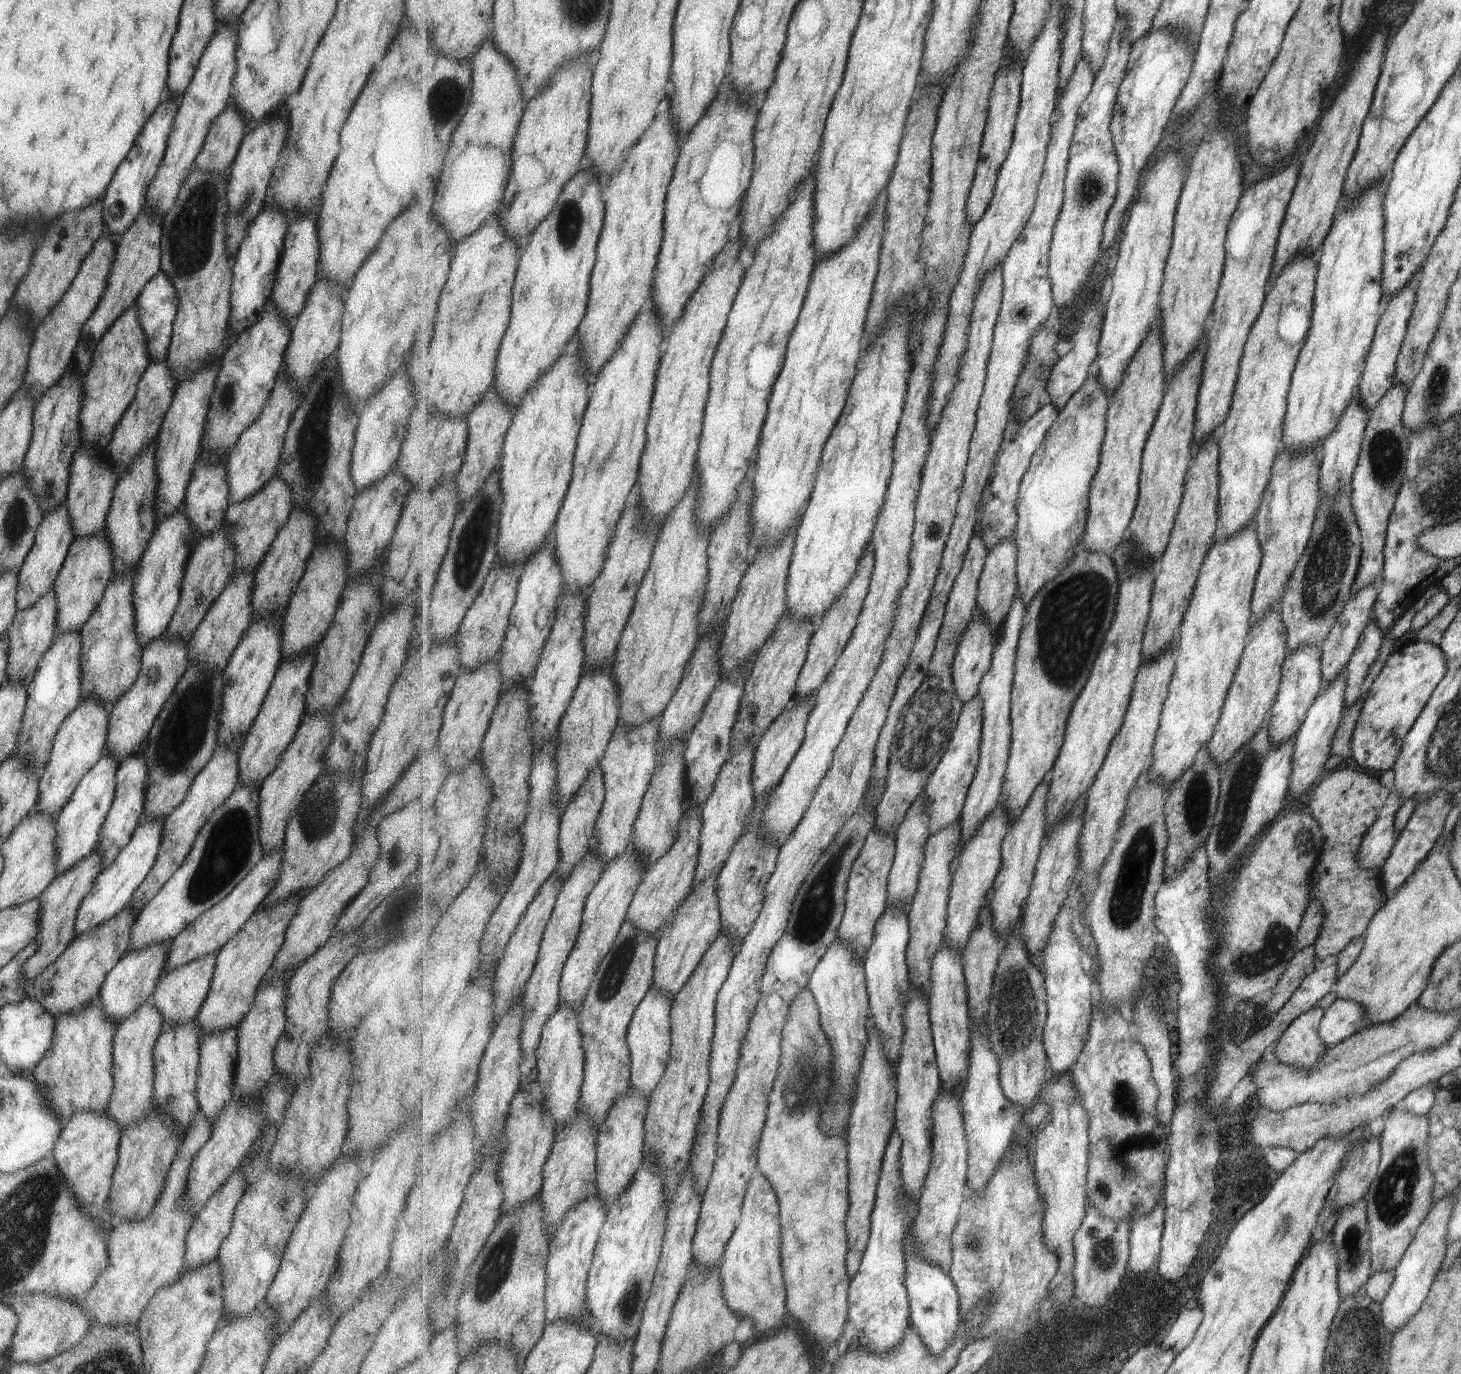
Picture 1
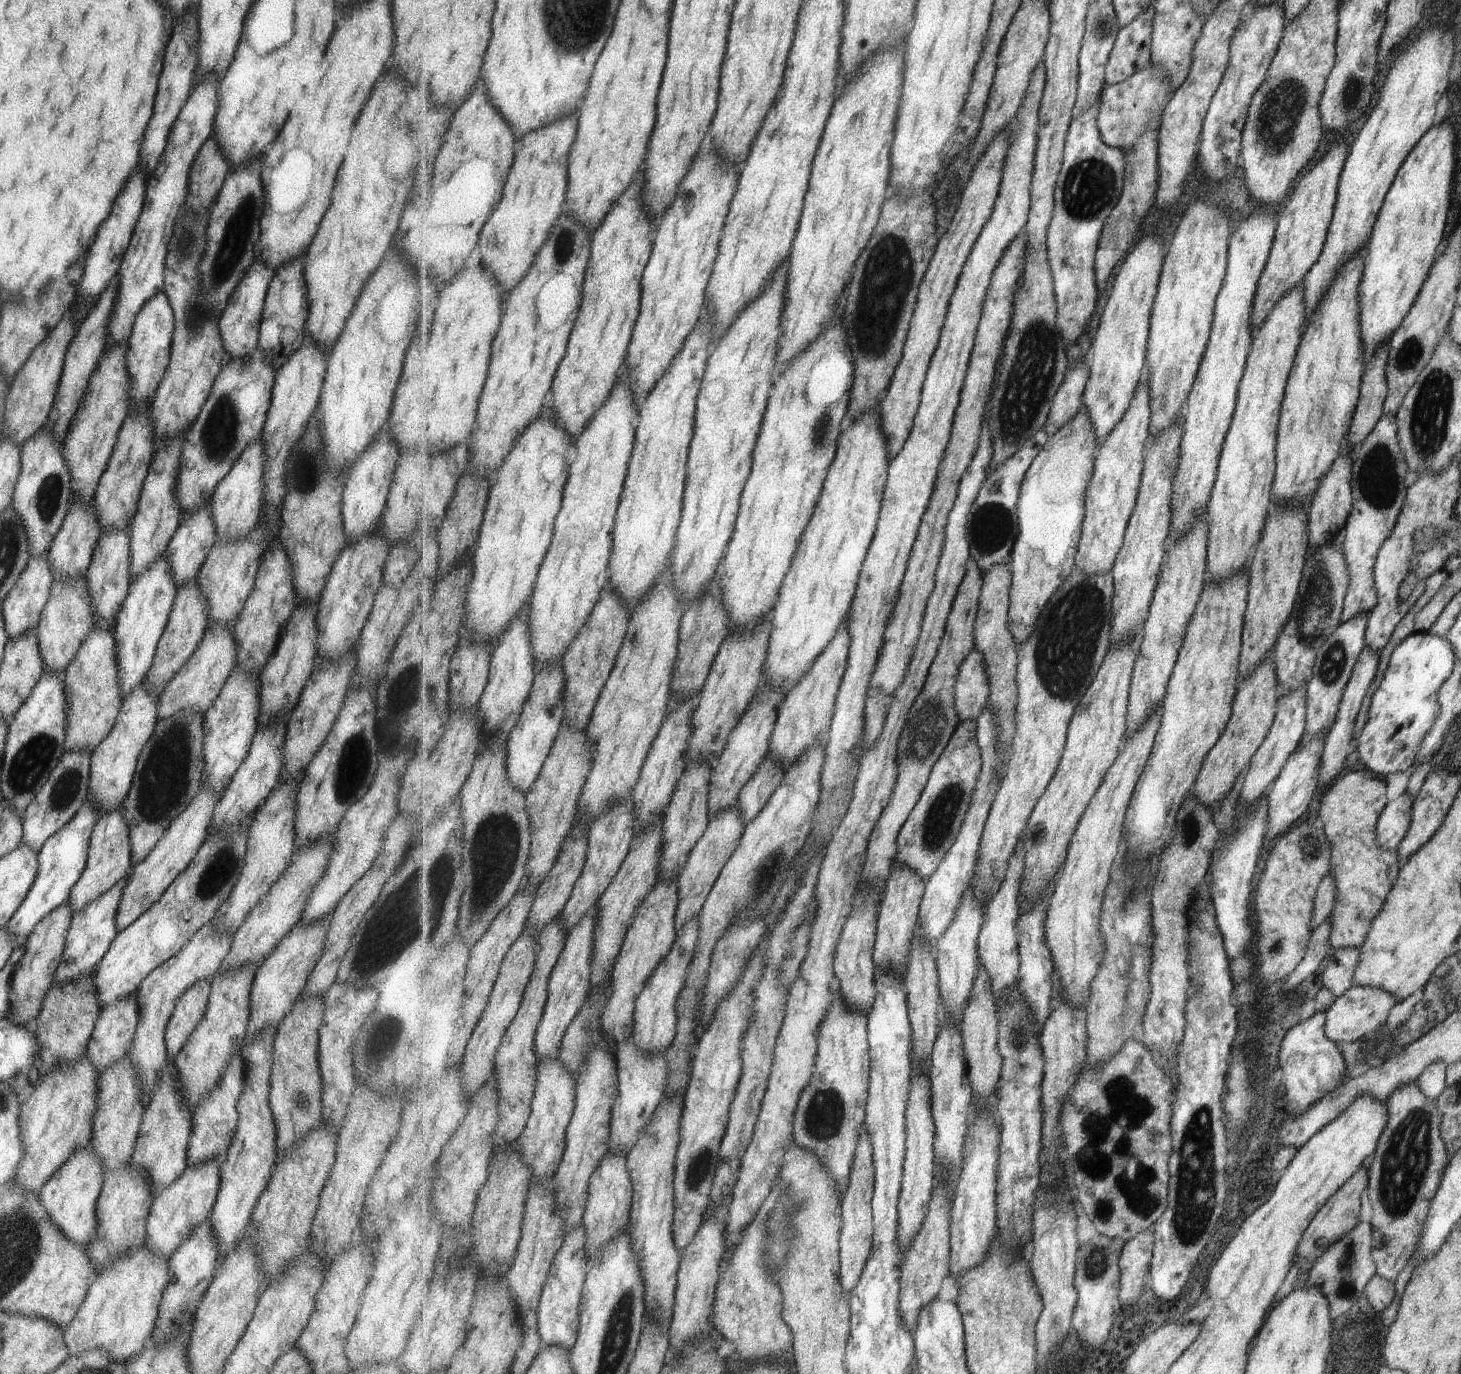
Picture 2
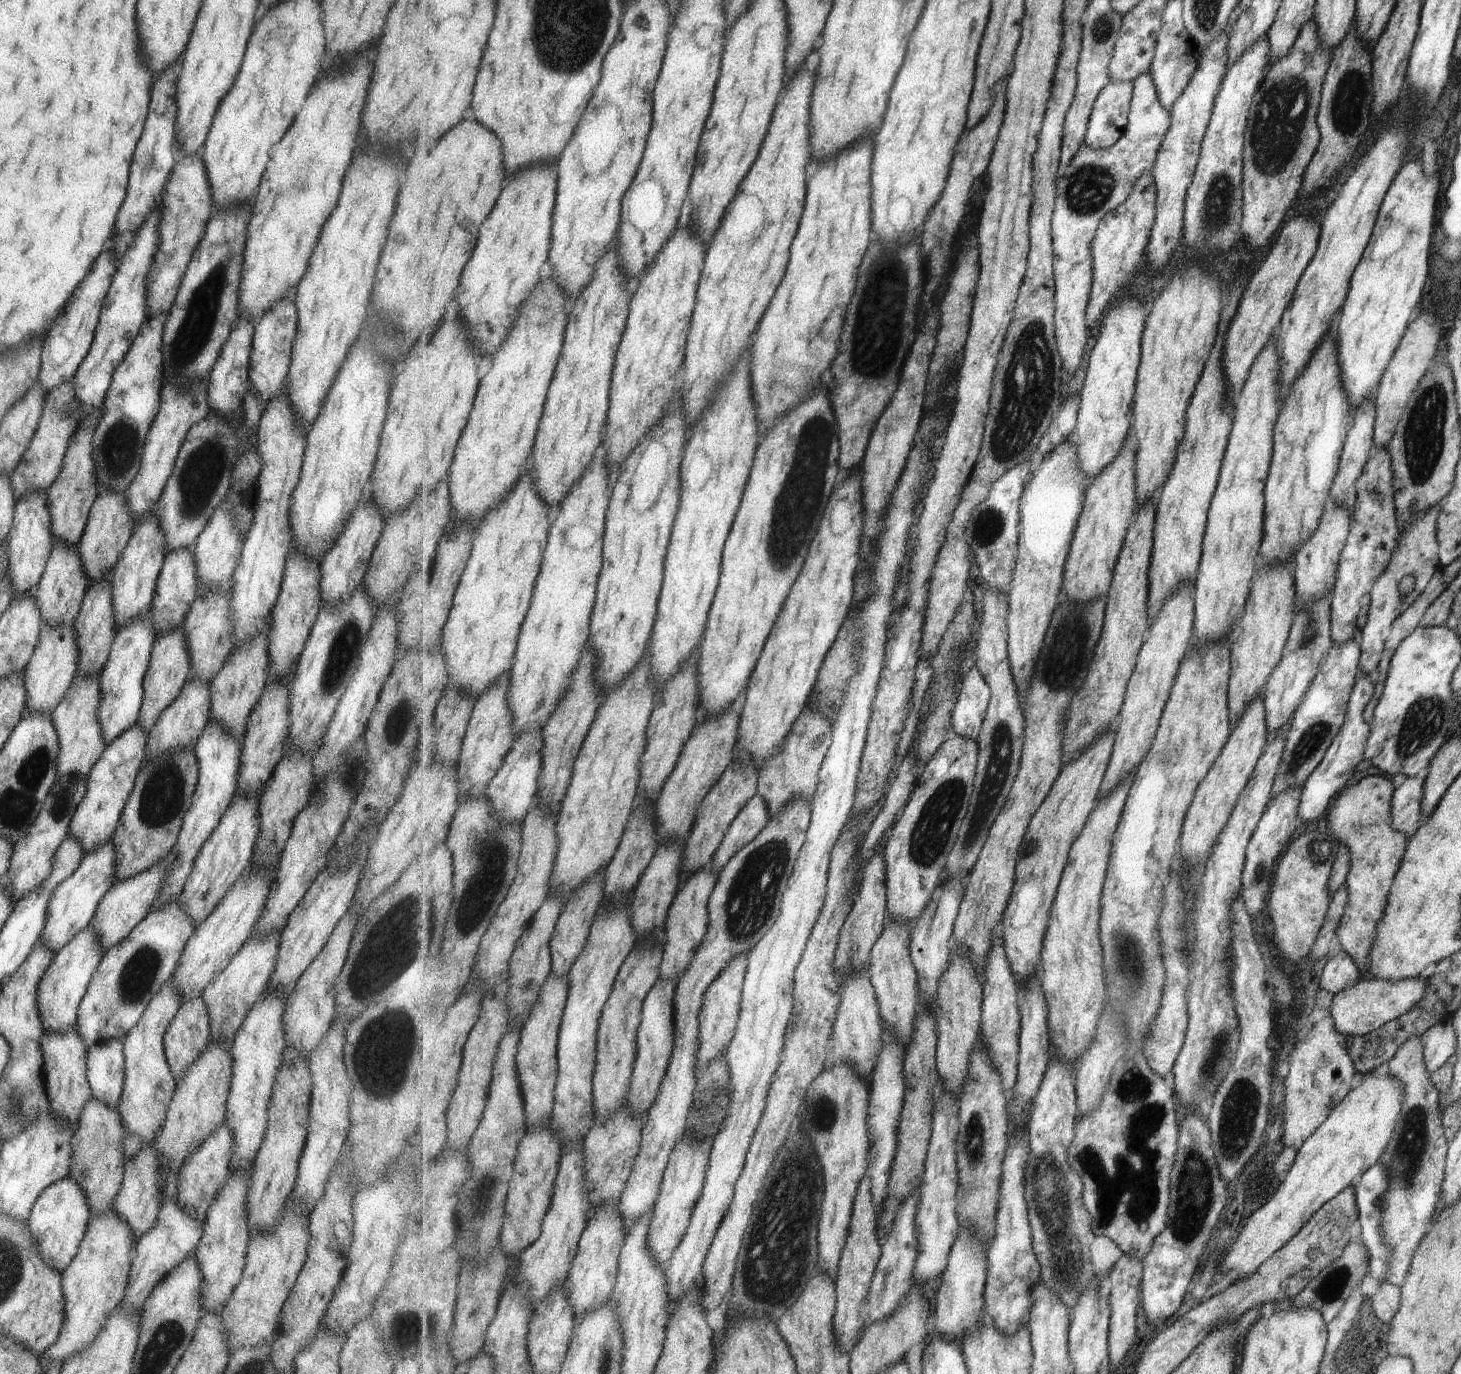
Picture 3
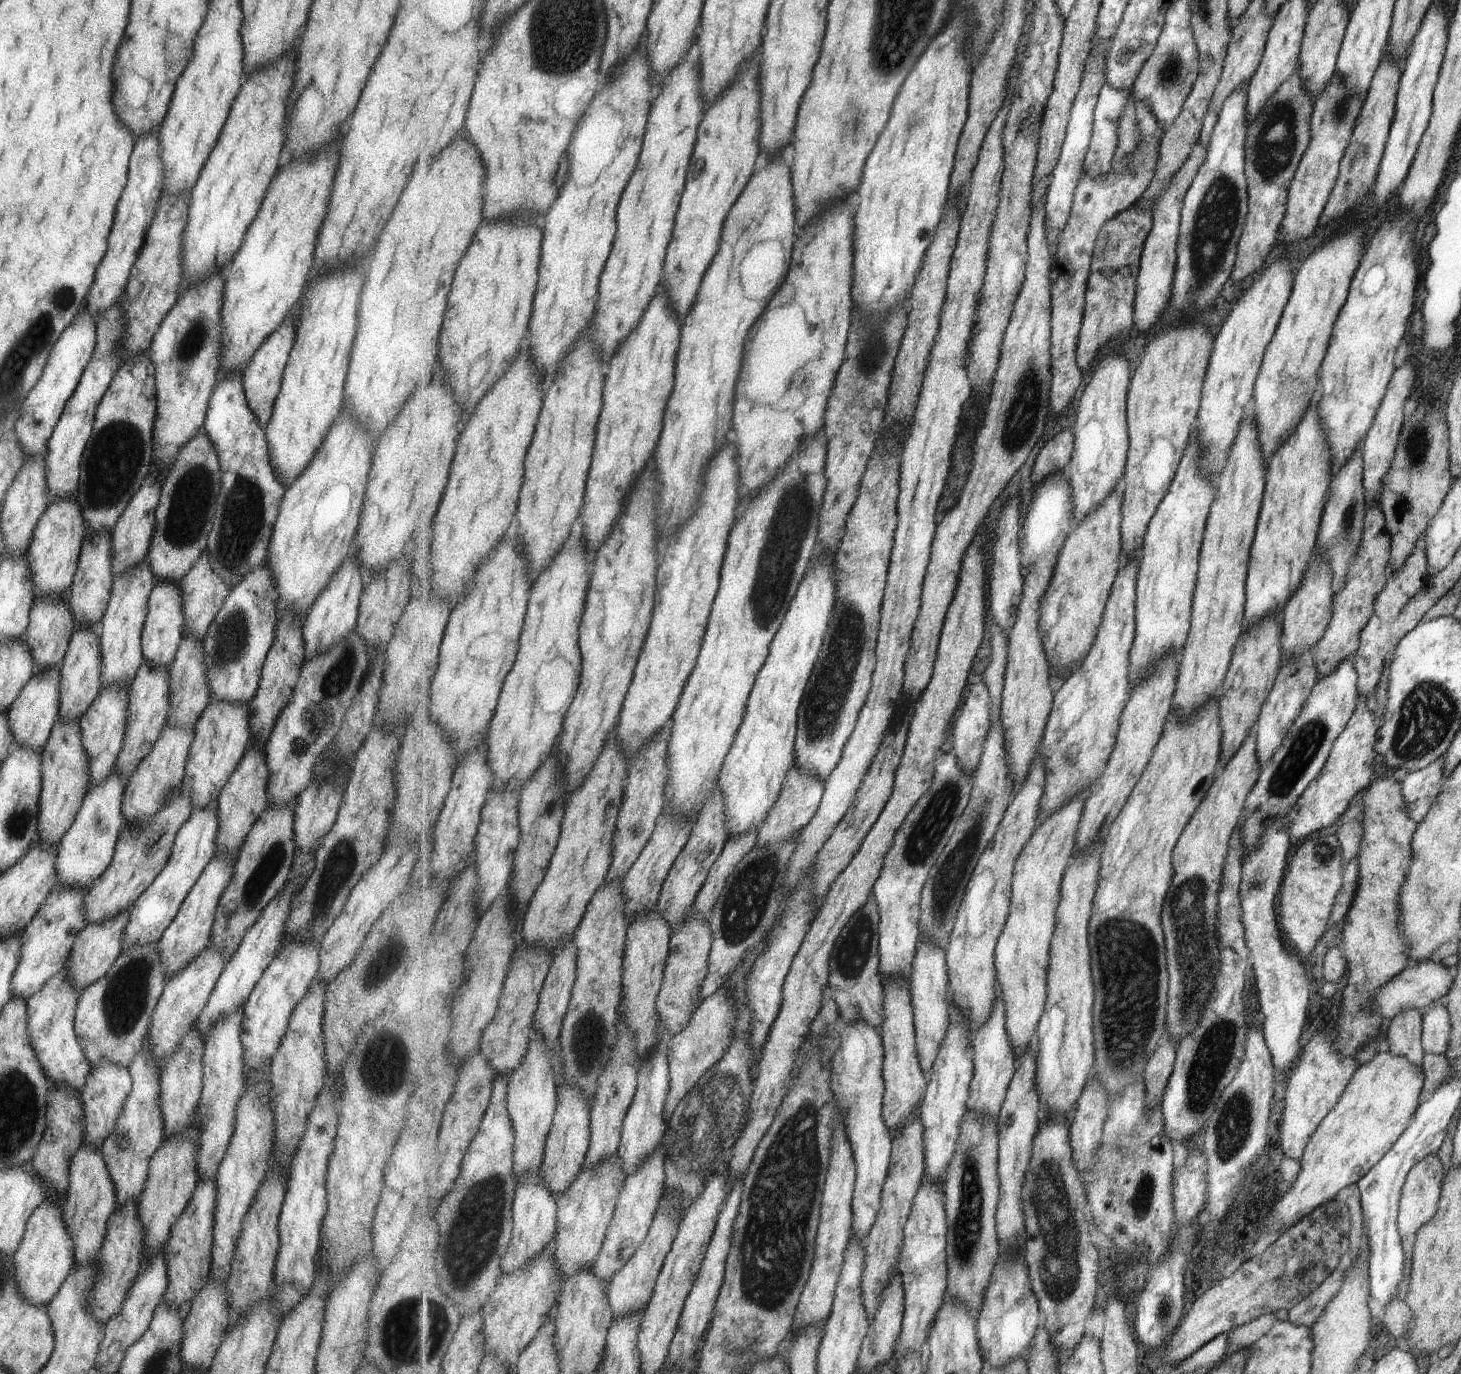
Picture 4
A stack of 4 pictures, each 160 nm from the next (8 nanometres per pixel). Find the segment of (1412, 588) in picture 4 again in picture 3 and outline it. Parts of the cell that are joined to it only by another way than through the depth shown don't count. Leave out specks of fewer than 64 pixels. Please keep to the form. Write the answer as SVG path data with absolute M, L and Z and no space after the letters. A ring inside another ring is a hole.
M1437 504L1426 513L1418 513L1412 516L1410 524L1405 529L1402 528L1397 538L1397 544L1390 554L1390 561L1374 580L1368 592L1370 601L1366 621L1357 638L1360 650L1358 670L1363 675L1374 676L1391 623L1421 594L1433 573L1441 568L1438 561L1438 546L1435 536L1436 516L1439 511L1440 507ZM1404 576L1413 578L1413 590L1402 595L1397 590L1397 584Z

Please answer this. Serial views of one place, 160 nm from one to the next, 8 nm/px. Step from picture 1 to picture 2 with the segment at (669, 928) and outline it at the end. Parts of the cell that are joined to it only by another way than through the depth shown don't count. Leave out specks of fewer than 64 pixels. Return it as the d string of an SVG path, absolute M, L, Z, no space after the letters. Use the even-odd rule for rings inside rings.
M700 914L688 924L683 924L683 930L678 934L671 952L667 954L667 958L663 958L663 962L657 966L657 970L651 974L645 988L637 996L634 1015L636 1027L632 1036L636 1037L637 1044L641 1044L641 1048L645 1048L645 1052L663 1052L672 1046L673 1040L676 1040L677 1022L680 1019L677 1014L677 1002L681 992L685 990L685 984L688 983L693 958L697 956L697 947L700 946Z

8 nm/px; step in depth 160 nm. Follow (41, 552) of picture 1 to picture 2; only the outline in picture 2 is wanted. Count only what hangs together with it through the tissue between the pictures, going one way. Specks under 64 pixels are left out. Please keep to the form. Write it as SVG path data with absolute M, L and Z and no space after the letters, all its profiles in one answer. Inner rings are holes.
M46 554L29 557L14 587L2 600L1 617L7 637L19 636L23 630L37 624L52 583Z

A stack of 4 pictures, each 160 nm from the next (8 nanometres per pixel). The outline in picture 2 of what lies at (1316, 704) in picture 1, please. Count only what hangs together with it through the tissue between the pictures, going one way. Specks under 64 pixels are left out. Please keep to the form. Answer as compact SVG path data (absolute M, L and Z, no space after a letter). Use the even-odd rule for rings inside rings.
M1317 732L1315 736L1303 740L1295 748L1289 758L1285 760L1283 768L1279 772L1277 778L1267 791L1268 801L1268 828L1266 830L1265 841L1270 841L1277 835L1281 835L1283 831L1289 830L1289 826L1297 820L1307 807L1313 792L1317 789L1317 774L1319 774L1319 760L1321 760L1321 752L1323 752L1323 742L1328 732Z

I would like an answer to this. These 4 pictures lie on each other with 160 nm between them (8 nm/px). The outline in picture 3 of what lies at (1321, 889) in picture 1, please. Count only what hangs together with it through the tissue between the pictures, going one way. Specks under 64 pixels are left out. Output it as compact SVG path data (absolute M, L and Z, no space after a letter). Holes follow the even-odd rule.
M1364 773L1361 779L1350 782L1342 788L1335 800L1330 802L1327 811L1327 830L1329 830L1329 834L1336 840L1337 844L1345 845L1350 856L1348 873L1344 882L1348 892L1347 902L1337 923L1335 934L1341 945L1341 951L1345 951L1357 967L1359 979L1368 978L1368 956L1376 933L1376 926L1383 916L1386 896L1394 874L1400 865L1407 842L1406 836L1402 835L1402 832L1394 831L1390 825L1389 802L1393 789L1390 779L1384 778L1380 773L1375 775Z

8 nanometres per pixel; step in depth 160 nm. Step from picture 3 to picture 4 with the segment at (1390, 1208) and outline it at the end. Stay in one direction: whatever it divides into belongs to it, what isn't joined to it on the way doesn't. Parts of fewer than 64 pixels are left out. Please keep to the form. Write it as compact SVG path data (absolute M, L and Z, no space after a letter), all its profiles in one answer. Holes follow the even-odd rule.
M1416 1008L1401 1009L1390 1018L1385 1040L1386 1049L1391 1054L1405 1057L1419 1068L1424 1055L1420 1041L1420 1015ZM1436 1155L1424 1156L1417 1161L1408 1171L1404 1178L1398 1198L1398 1211L1396 1214L1396 1225L1400 1236L1404 1259L1402 1264L1402 1279L1398 1284L1396 1298L1404 1302L1407 1292L1407 1285L1410 1279L1410 1262L1412 1261L1412 1246L1415 1233L1422 1227L1436 1211L1436 1204L1440 1195L1440 1186L1442 1183L1443 1167L1439 1163Z

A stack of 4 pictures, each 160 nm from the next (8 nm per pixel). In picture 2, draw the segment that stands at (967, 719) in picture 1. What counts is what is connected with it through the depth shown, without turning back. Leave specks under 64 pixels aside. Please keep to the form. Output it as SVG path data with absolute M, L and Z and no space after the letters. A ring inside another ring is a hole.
M978 720L960 722L960 727L953 734L944 755L933 768L920 803L900 832L896 864L913 868L926 882L937 872L941 860L948 856L953 844L957 843L961 828L964 827L977 782L980 780L982 763L981 748L978 744Z

